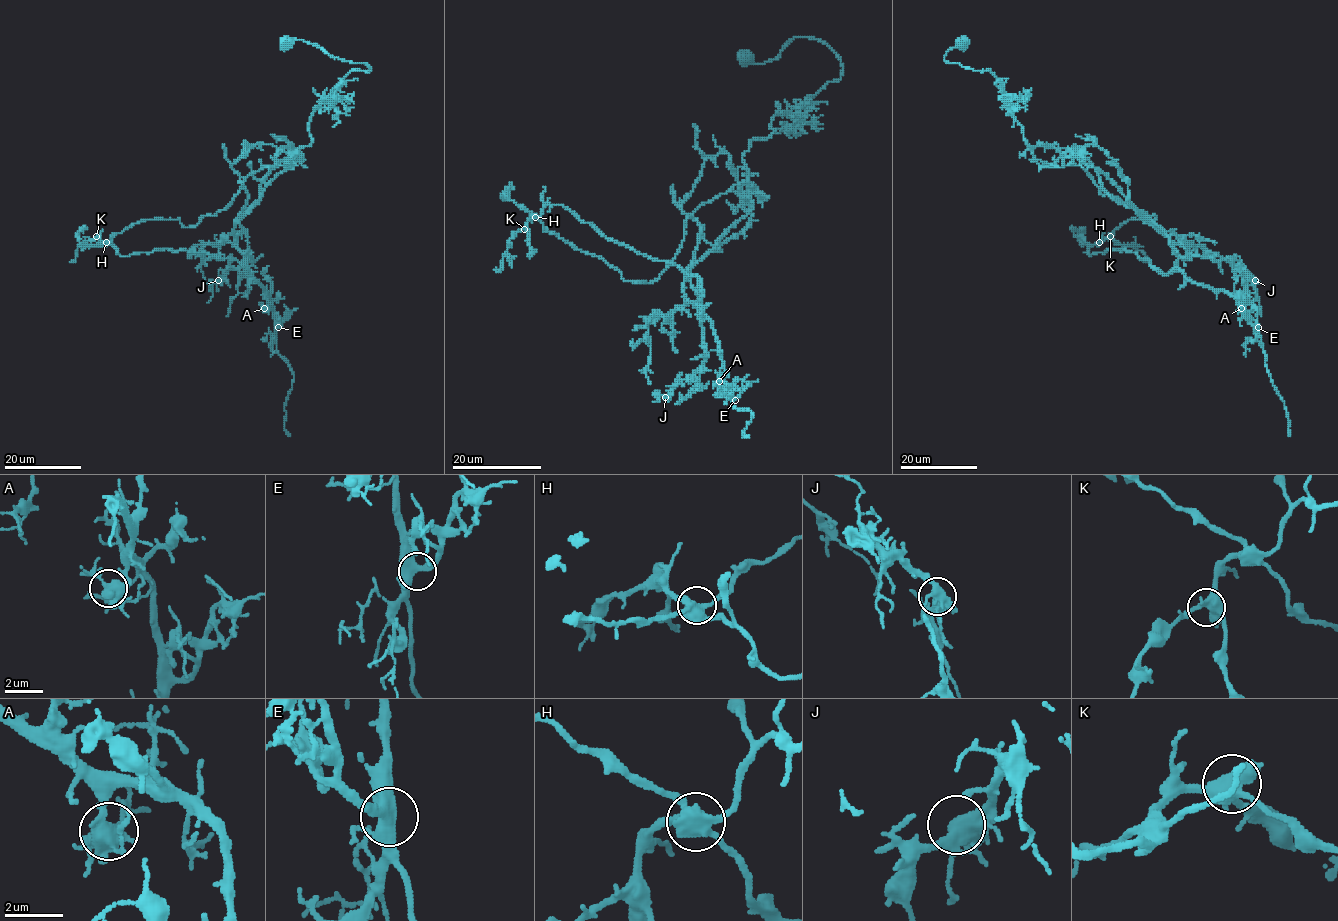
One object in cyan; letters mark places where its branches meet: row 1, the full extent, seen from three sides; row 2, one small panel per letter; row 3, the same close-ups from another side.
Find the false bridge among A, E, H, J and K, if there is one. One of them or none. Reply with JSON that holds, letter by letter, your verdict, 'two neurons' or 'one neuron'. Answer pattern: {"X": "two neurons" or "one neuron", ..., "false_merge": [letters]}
{"A": "one neuron", "E": "one neuron", "H": "two neurons", "J": "one neuron", "K": "one neuron", "false_merge": ["H"]}

